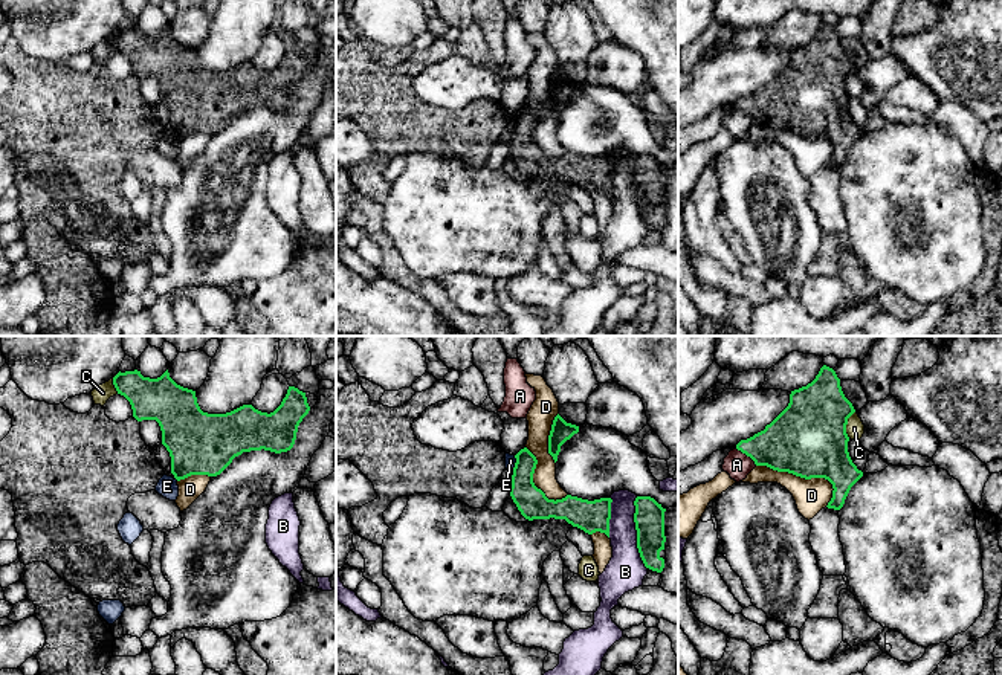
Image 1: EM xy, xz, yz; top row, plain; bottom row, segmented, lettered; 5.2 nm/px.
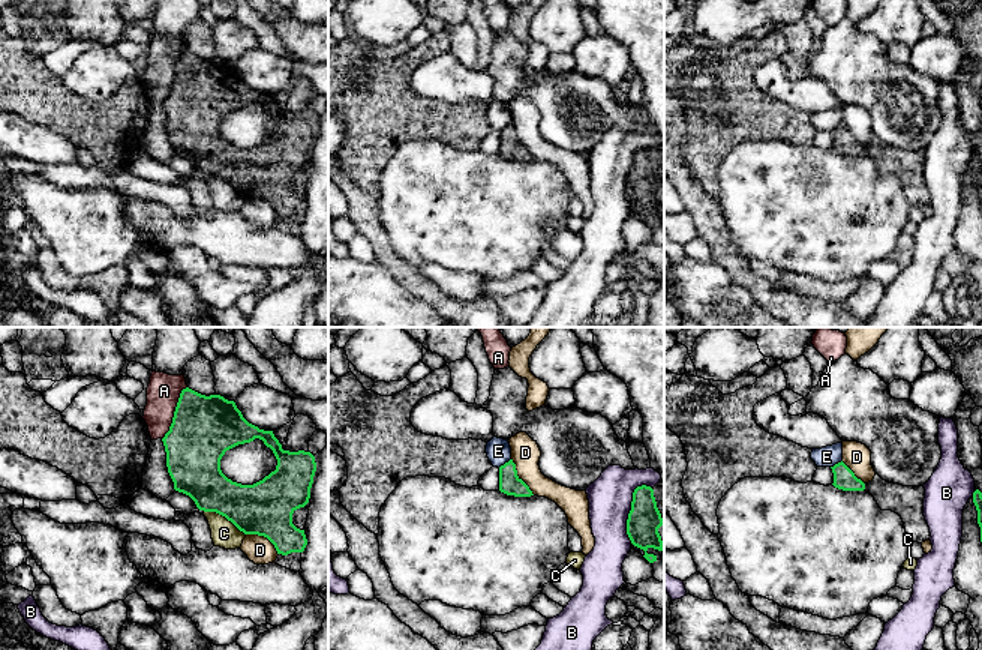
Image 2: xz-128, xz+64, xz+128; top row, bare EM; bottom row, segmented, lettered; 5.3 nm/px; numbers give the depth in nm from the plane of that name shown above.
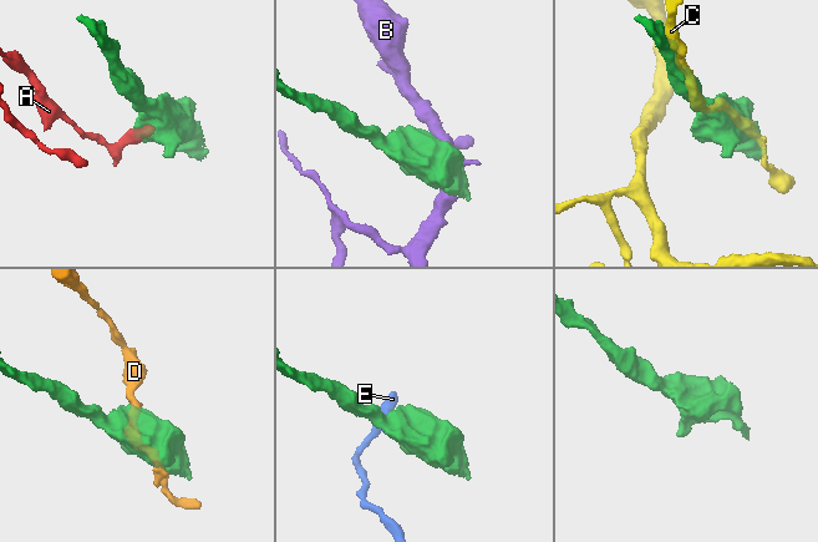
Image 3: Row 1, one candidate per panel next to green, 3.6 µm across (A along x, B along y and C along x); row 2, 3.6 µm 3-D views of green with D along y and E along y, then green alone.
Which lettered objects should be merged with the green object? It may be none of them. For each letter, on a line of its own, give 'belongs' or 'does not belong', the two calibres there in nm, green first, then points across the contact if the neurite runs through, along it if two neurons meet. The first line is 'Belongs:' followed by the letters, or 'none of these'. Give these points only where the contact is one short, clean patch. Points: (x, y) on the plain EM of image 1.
Belongs: none of these
A: does not belong; 320 nm thick on the green side, 140 nm on the other; border along yz (736, 106), (756, 122)
B: does not belong; 160 nm thick on the green side, 200 nm on the other
C: does not belong; 400 nm thick on the green side, 90 nm on the other
D: does not belong; 400 nm thick on the green side, 180 nm on the other
E: does not belong; 160 nm thick on the green side, 60 nm on the other; border along xz (515, 113), (512, 125)

